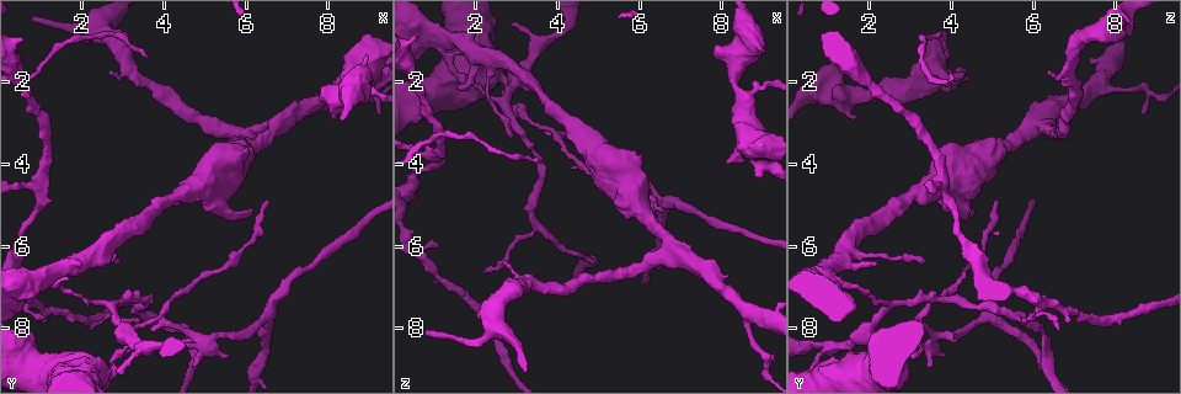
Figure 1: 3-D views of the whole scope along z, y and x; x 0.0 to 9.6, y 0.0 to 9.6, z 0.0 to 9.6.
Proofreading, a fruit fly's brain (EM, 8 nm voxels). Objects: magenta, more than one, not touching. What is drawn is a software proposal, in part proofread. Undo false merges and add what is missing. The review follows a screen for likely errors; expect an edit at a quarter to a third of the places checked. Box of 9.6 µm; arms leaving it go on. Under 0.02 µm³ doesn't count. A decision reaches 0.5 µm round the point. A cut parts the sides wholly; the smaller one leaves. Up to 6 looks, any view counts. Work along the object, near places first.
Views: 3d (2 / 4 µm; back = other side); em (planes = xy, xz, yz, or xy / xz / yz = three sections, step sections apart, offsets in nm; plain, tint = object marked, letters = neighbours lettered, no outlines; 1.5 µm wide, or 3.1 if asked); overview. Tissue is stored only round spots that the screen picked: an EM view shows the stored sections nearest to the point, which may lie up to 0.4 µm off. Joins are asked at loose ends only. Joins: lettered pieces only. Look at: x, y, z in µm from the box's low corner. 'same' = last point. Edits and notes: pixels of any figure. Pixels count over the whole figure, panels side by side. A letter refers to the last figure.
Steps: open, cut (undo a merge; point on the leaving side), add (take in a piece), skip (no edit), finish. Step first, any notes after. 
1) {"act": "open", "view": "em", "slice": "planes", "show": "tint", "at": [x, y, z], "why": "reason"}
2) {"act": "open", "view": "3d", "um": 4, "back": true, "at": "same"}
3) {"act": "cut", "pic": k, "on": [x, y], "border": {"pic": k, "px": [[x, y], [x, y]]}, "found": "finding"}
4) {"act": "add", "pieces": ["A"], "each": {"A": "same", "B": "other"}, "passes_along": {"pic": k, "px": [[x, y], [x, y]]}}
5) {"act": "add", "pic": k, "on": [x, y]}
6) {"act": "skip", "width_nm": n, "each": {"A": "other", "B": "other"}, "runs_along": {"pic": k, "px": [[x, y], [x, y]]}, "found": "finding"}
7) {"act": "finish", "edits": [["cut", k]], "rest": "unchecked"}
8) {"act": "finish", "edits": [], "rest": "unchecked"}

{"act": "open", "view": "3d", "um": 2, "at": [8.20, 2.95, 1.70]}

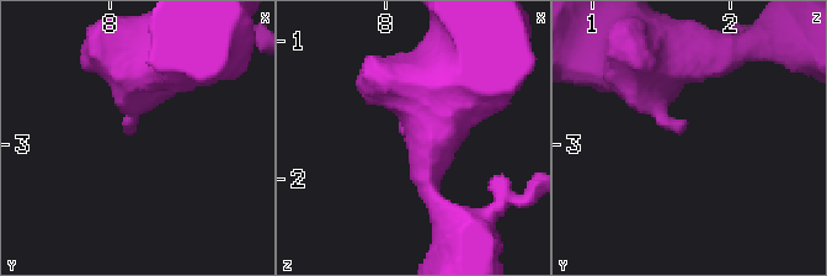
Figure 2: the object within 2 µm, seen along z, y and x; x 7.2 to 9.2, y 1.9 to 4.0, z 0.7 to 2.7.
{"act": "open", "view": "em", "slice": "xz", "step": 8, "show": "tint", "at": [8.20, 2.90, 1.66]}

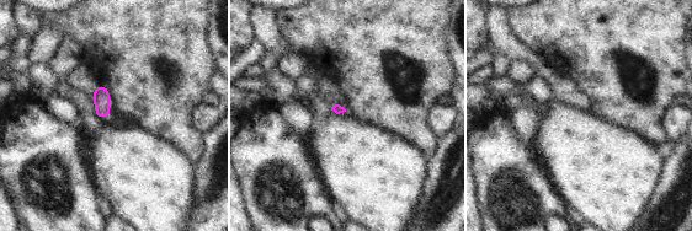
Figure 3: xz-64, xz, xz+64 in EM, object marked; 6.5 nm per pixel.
{"act": "open", "view": "em", "slice": "planes", "show": "letters", "at": "same"}

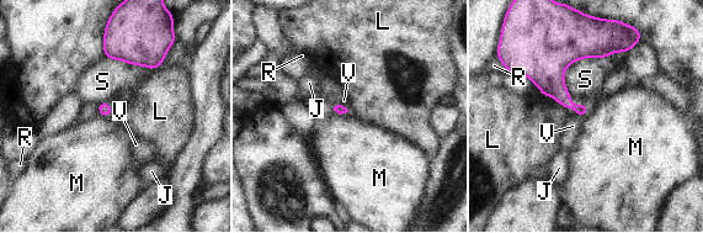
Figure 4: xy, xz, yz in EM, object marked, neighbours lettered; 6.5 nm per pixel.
{"act": "skip", "longest_contact_nm": ["S", 340], "each": {"J": "other", "L": "other", "M": "other", "R": "other", "S": "other", "V": "other"}, "border": {"pic": 4, "px": [[334, 110], [339, 114], [347, 112]]}, "found": "no lettered piece goes on from it"}

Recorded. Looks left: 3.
{"act": "open", "view": "3d", "um": 2, "at": [6.60, 4.95, 5.20], "why": "free end"}

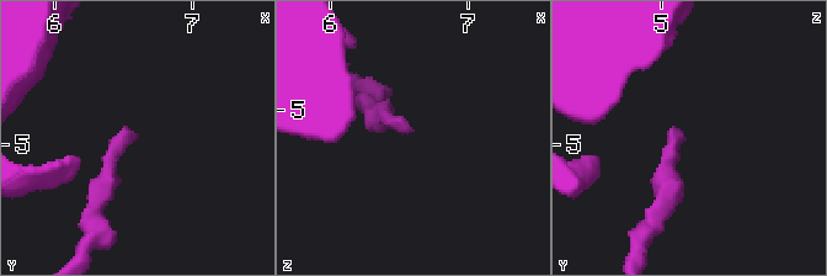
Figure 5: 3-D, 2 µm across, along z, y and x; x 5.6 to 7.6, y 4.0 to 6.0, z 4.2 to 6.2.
{"act": "open", "view": "em", "slice": "planes", "show": "letters", "at": [6.60, 4.90, 5.18], "why": "now the EM"}

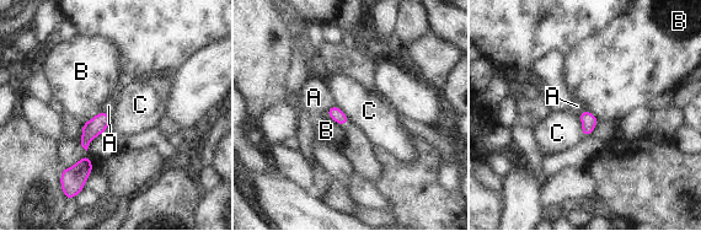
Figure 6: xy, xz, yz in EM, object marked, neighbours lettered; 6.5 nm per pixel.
{"act": "skip", "each": {"A": "other", "B": "other", "C": "other"}, "border": {"pic": 6, "px": [[587, 108], [578, 114]]}, "found": "no lettered piece goes on from it"}

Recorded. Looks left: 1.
{"act": "open", "view": "em", "slice": "planes", "show": "letters", "at": [1.25, 6.75, 1.05], "why": "branch point"}

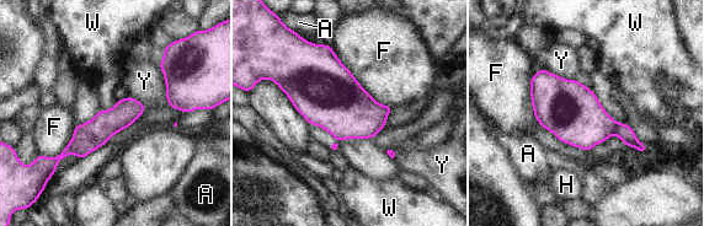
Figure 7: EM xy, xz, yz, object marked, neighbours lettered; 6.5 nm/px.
{"act": "cut", "pic": 7, "on": [625, 133], "each": {"A": "other", "F": "other", "H": "other", "W": "other", "Y": "other"}, "border": {"pic": 7, "px": [[617, 124], [614, 133]]}, "found": "a second neuron is stuck on"}

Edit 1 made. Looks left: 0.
{"act": "finish", "edits": [["cut", 7]], "rest": "unchecked"}

